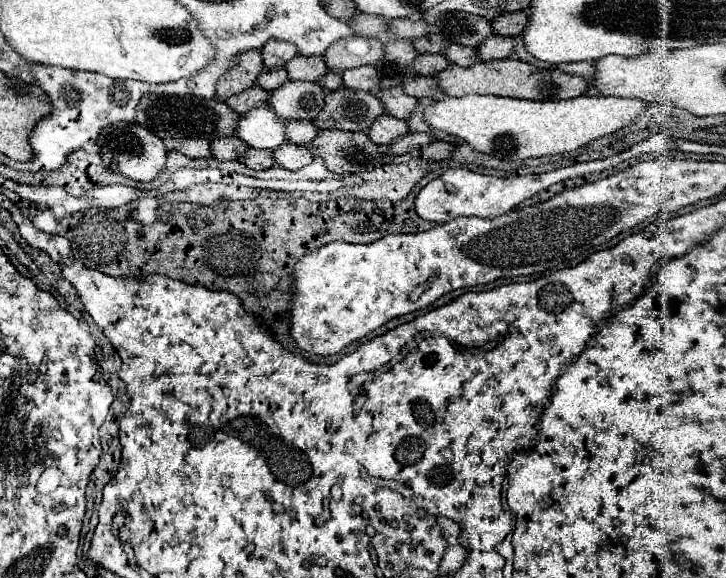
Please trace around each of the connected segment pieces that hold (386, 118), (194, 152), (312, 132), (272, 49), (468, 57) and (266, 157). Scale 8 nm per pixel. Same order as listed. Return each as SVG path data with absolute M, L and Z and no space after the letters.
M380 115L370 131L368 131L368 137L376 143L376 145L388 145L394 137L400 137L400 135L406 135L408 133L408 125L404 119L396 119L392 115Z
M186 137L176 143L176 151L180 151L186 157L210 157L210 143L200 137Z
M288 121L284 133L290 143L308 145L316 137L318 129L312 125L312 121Z
M270 39L262 47L262 59L264 59L264 65L266 67L282 67L296 53L298 53L296 51L296 45L288 43L288 41L278 41L278 39Z
M452 43L450 47L446 47L442 53L444 53L444 57L446 57L450 63L460 65L460 67L470 67L472 63L480 61L476 49L464 47L464 45L456 45L456 43Z
M248 149L244 155L244 165L250 169L268 169L274 165L272 153L266 149Z

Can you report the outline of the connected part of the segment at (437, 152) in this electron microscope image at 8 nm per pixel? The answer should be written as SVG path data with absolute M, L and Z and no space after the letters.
M432 141L432 143L428 143L426 147L420 149L420 155L422 155L422 159L426 159L426 161L440 161L440 159L446 159L446 157L452 153L452 149L454 149L452 143Z

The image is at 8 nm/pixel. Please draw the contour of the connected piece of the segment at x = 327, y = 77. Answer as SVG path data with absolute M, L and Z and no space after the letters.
M326 71L326 73L320 77L318 85L320 85L324 91L336 91L336 89L342 85L342 77L340 77L338 73L334 73L334 71Z

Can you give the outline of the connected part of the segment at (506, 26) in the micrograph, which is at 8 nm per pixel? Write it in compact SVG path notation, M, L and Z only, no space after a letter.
M524 11L522 13L506 13L506 15L492 19L492 29L496 35L516 37L516 35L522 35L526 21L528 21L528 15Z

